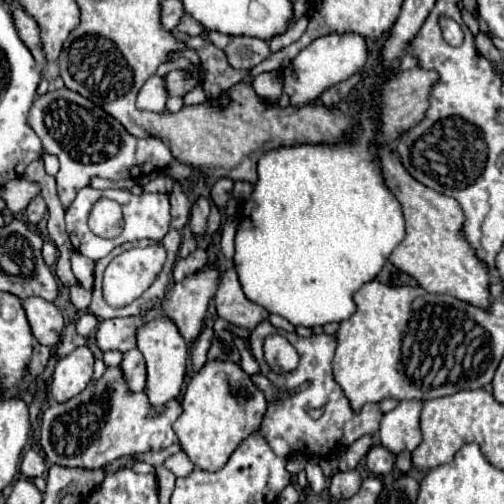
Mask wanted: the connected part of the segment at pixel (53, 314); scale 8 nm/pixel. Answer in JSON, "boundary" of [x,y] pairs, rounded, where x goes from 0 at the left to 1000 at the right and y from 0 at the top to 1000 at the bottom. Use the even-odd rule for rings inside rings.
{"boundary":[[[54,589],[46,593],[46,613],[54,621],[69,673],[93,688],[109,688],[129,649],[117,609],[81,589]]]}

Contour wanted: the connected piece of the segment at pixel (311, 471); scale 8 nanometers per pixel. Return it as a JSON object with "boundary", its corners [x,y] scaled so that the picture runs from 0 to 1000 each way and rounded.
{"boundary":[[[613,915],[613,919],[605,923],[605,938],[609,938],[609,950],[613,950],[613,958],[617,958],[617,974],[629,978],[629,982],[637,982],[637,978],[649,970],[649,950],[645,950],[637,927],[633,927],[629,919],[617,919],[617,915]]]}

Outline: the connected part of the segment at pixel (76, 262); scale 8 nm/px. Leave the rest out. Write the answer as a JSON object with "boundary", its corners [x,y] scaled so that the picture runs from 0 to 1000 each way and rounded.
{"boundary":[[[149,498],[145,510],[141,510],[141,526],[145,526],[145,542],[149,542],[157,565],[181,577],[185,573],[185,534],[188,534],[188,518],[185,514],[173,514],[169,506],[157,506]]]}

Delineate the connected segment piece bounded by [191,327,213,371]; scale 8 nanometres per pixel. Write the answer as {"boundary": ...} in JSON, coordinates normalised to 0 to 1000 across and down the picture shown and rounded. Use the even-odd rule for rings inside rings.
{"boundary":[[[411,649],[411,653],[395,665],[391,681],[383,685],[383,696],[379,696],[379,724],[383,724],[383,736],[395,736],[395,732],[407,724],[411,692],[415,692],[415,677],[419,677],[419,669],[423,669],[423,653]]]}

